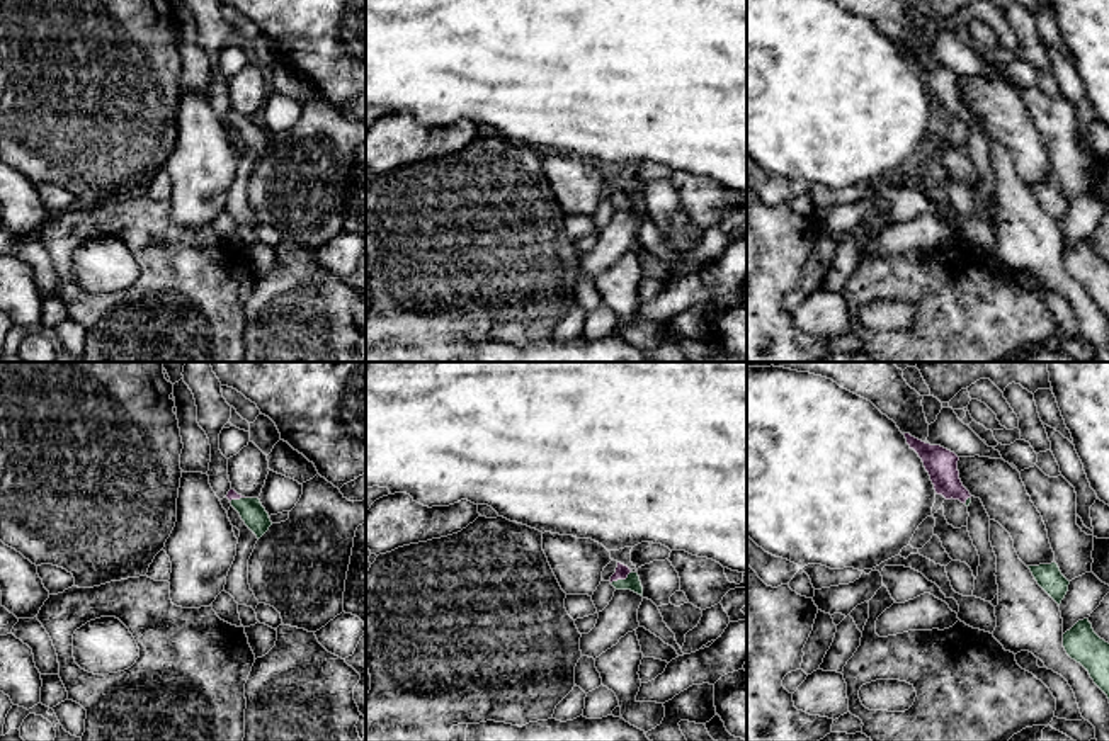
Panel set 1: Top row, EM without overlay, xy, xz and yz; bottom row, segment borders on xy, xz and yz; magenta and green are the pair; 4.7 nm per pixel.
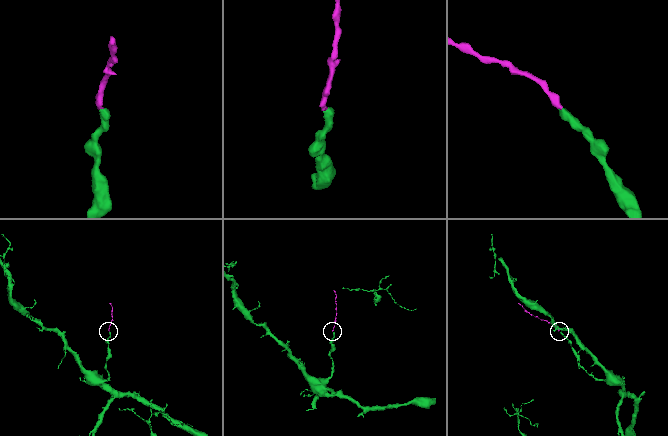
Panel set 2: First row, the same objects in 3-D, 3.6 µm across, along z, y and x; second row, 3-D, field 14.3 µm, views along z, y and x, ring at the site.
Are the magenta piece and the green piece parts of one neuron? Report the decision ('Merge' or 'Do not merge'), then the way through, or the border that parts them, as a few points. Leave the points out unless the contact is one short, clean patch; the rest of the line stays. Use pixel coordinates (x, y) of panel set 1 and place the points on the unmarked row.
Merge. Path across: xz (621, 191), (621, 197), (633, 203)

